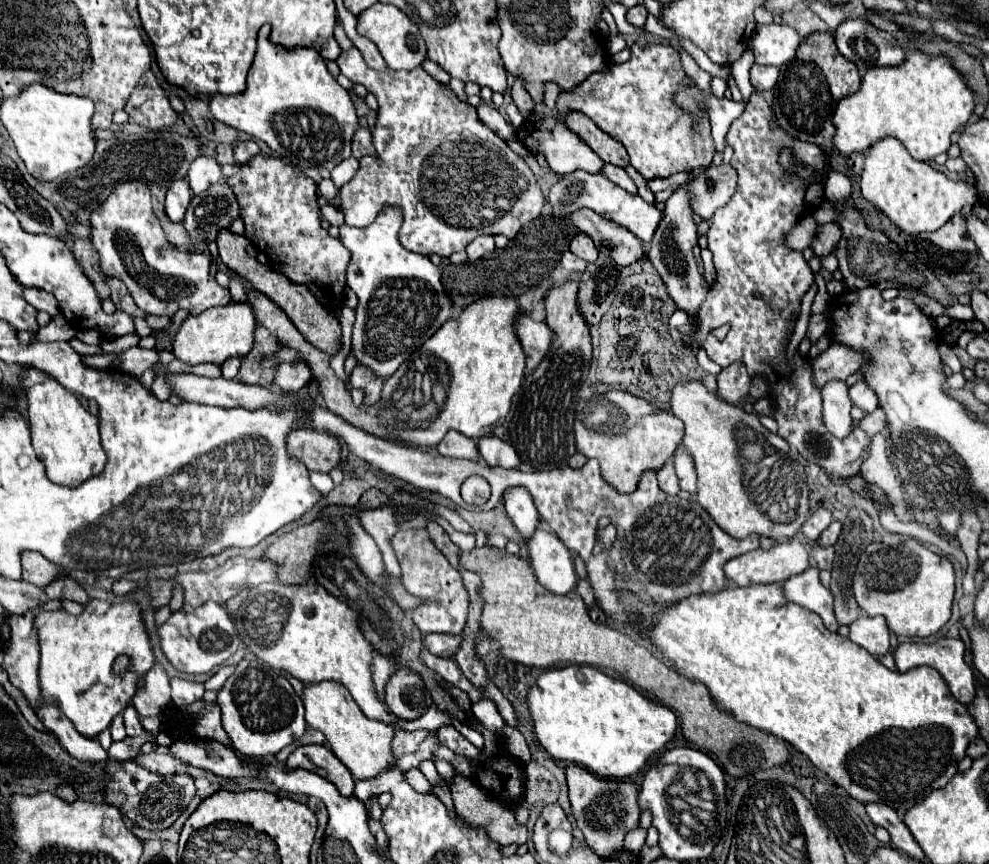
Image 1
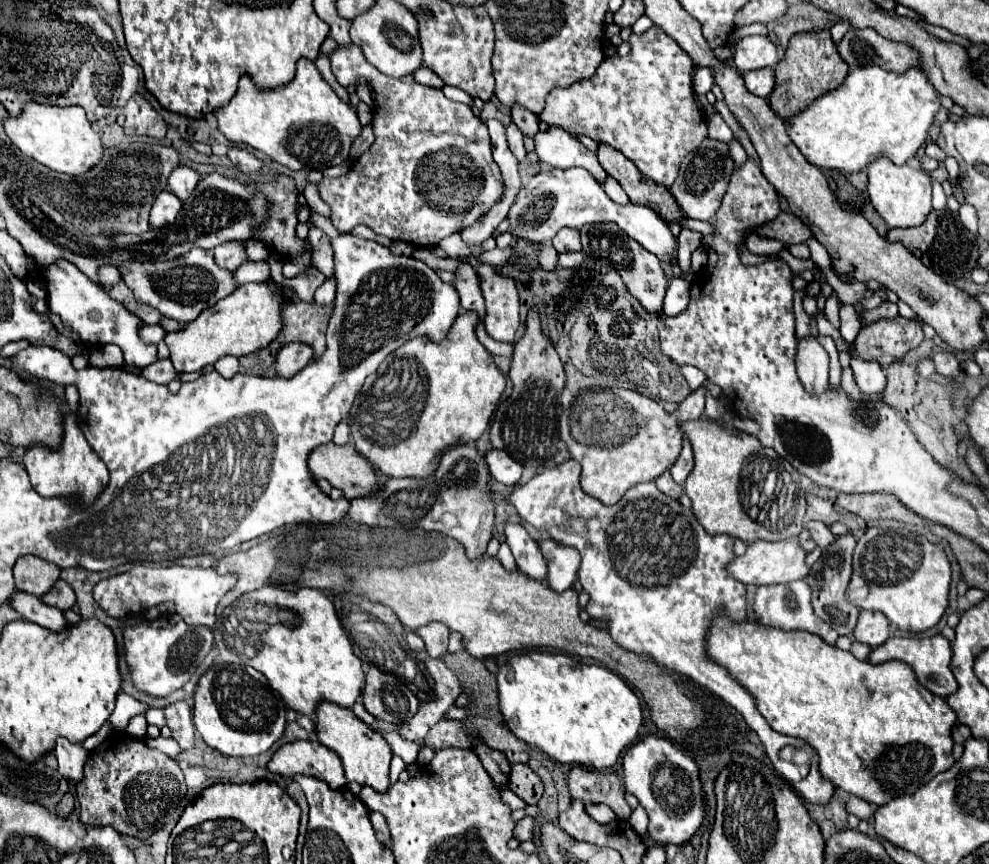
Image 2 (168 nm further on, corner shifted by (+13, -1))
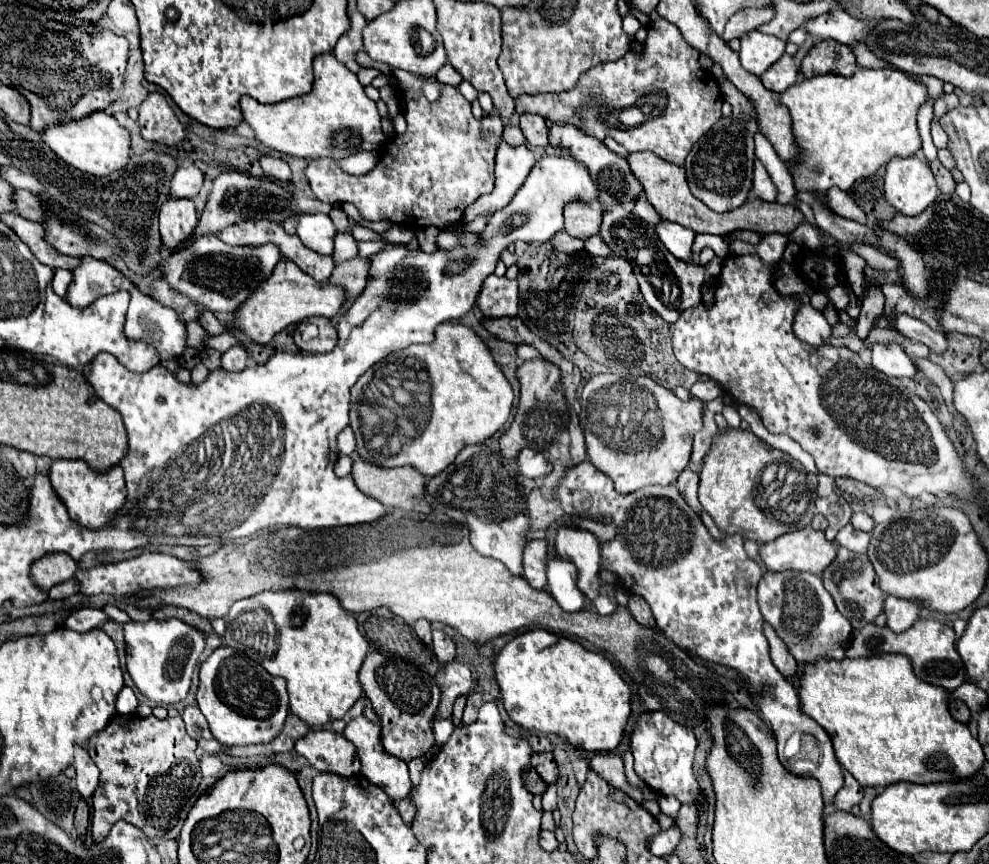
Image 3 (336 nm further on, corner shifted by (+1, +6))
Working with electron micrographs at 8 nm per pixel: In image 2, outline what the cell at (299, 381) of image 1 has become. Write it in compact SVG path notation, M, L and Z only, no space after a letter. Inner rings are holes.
M288 343L284 345L276 355L276 375L278 377L294 377L298 371L302 371L312 361L312 349L308 345L300 343Z

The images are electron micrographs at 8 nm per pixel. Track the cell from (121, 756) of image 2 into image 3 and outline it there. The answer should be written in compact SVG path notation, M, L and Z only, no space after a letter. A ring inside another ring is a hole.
M116 714L86 746L100 768L100 784L92 796L92 840L102 842L118 820L128 820L148 838L164 836L172 830L202 778L196 746L196 740L186 734L180 716L158 720L152 714L148 718Z

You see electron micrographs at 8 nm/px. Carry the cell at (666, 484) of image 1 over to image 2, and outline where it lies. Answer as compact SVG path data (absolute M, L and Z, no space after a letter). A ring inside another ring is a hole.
M662 473L654 483L656 483L656 487L658 487L662 493L666 493L668 497L678 499L678 497L680 497L680 493L682 493L682 487L680 487L680 485L676 485L676 483L672 481L670 473Z

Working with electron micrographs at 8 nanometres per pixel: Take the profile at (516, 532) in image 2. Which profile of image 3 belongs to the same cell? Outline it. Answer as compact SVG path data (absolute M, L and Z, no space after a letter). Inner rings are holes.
M556 556L548 558L546 566L548 574L548 588L552 598L566 610L566 612L578 612L584 610L588 600L576 586L576 566L570 562L564 562Z

